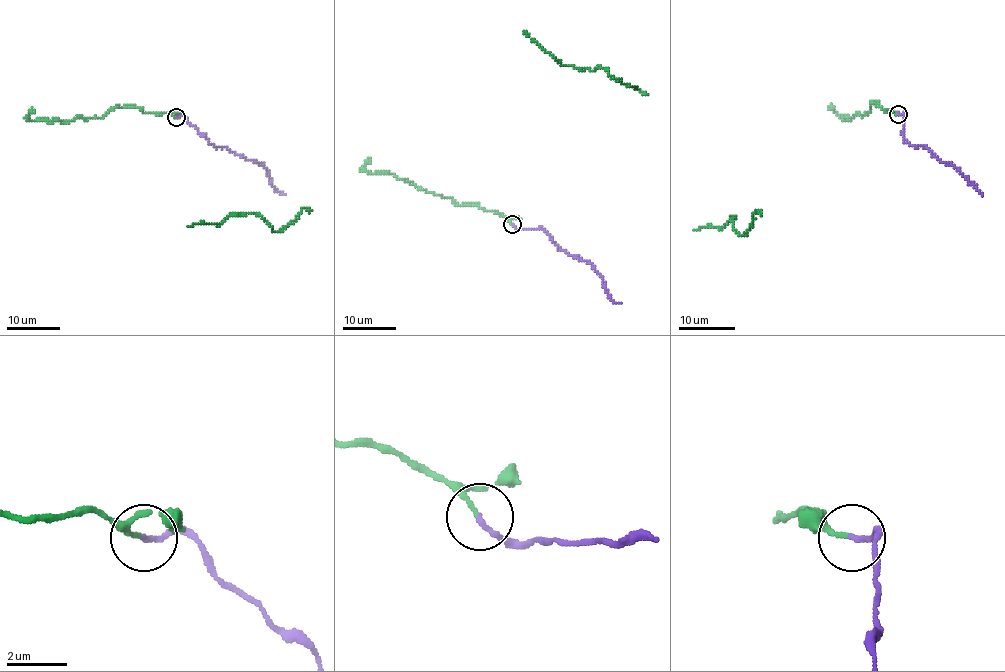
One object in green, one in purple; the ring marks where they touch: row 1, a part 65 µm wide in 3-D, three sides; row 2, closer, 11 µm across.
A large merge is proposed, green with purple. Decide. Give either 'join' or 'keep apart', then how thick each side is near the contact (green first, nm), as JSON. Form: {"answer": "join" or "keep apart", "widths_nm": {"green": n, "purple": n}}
{"answer": "join", "widths_nm": {"green": 150, "purple": 180}}

